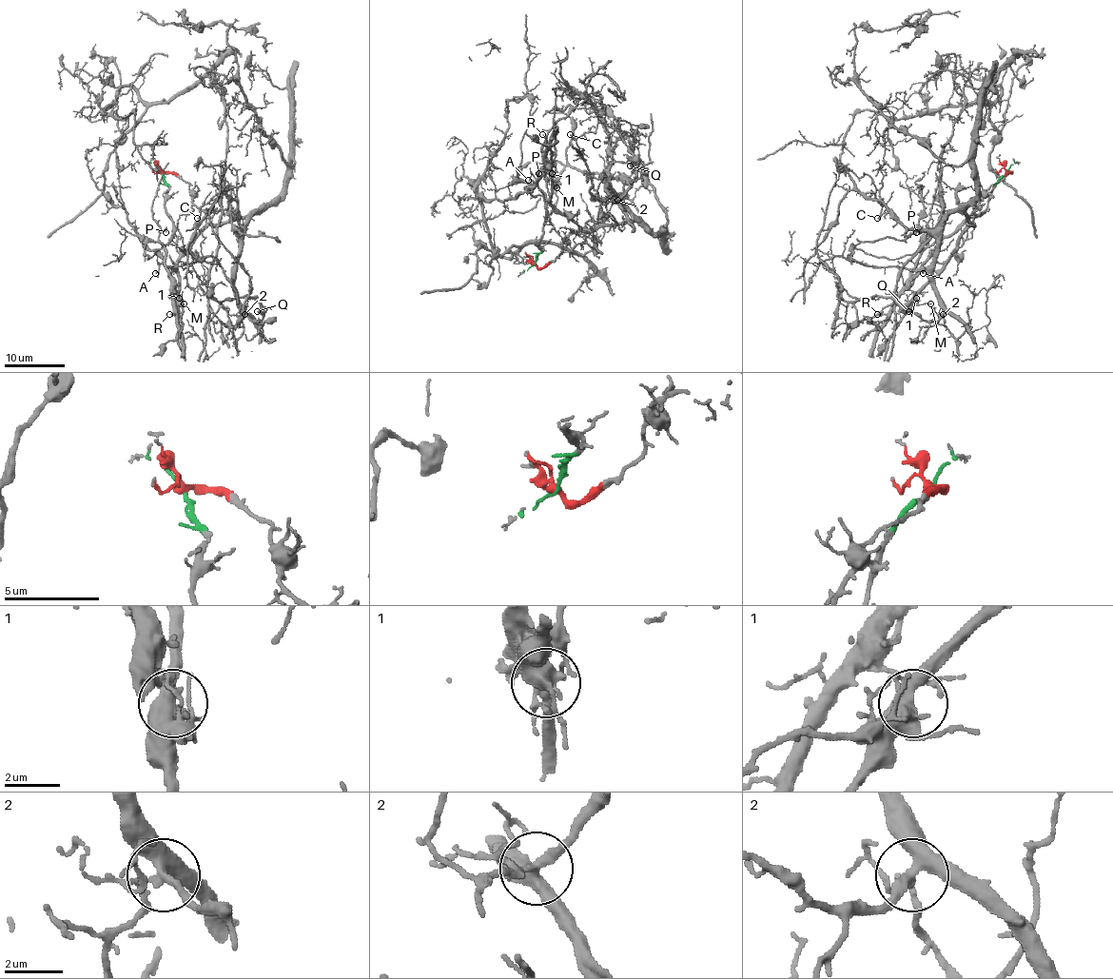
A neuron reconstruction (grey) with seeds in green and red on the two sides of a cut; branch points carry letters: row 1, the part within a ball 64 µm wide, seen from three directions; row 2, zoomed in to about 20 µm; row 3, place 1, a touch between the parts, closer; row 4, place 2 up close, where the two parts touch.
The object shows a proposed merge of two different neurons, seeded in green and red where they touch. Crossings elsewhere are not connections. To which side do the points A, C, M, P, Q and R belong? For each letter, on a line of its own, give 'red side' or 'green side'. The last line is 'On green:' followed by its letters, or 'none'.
A: green side
C: red side
M: red side
P: green side
Q: red side
R: green side
On green: A, P, R

